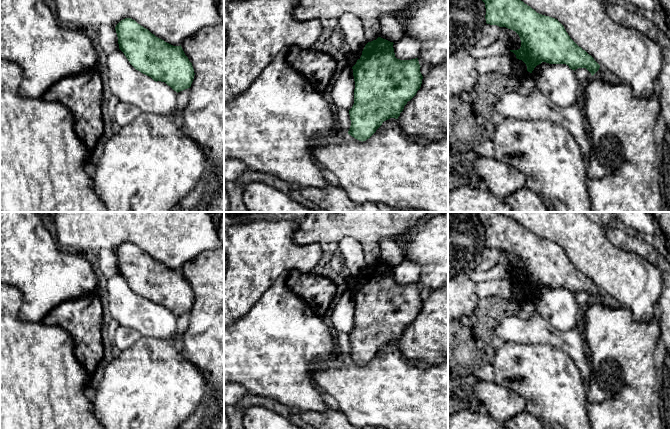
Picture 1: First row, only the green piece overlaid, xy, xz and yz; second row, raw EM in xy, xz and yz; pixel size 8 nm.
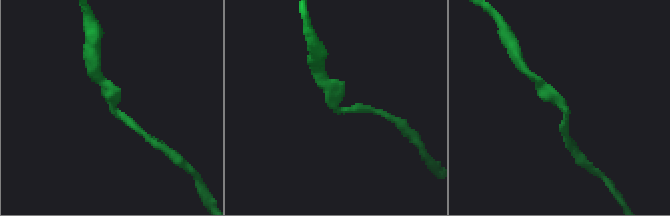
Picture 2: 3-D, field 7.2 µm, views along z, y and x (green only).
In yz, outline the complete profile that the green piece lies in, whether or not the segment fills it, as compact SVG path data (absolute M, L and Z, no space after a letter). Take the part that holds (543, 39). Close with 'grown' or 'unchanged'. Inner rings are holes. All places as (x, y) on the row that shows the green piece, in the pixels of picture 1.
M521 0L482 1L485 3L487 24L506 27L519 35L521 47L510 51L526 64L528 72L532 73L534 68L542 62L566 64L574 71L578 68L586 68L592 76L599 70L600 65L570 38L557 19L537 13Z; unchanged

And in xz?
M378 37L376 40L368 42L361 57L352 67L355 81L354 104L349 110L351 126L348 134L359 141L369 139L382 123L390 118L398 119L404 106L410 101L420 89L423 76L420 72L418 58L411 60L400 60L395 57L393 42Z; unchanged

